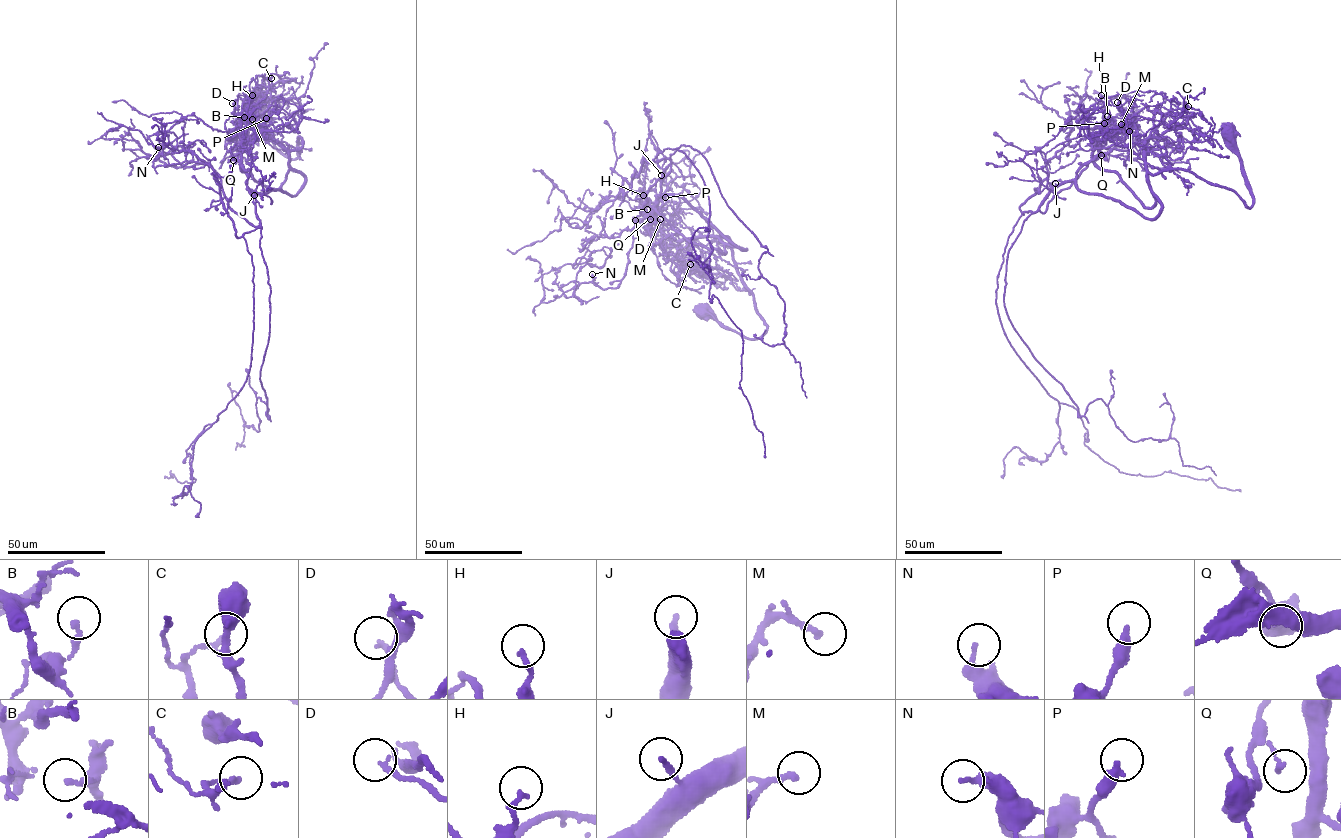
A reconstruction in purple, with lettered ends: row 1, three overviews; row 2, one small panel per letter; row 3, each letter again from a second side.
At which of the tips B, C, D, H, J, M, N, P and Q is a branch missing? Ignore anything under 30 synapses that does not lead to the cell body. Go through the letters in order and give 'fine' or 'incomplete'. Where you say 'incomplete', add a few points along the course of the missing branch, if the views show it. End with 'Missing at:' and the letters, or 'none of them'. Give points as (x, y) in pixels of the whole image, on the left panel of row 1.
B: fine
C: fine
D: fine
H: fine
J: fine
M: fine
N: fine
P: fine
Q: fine
Missing at: none of them

